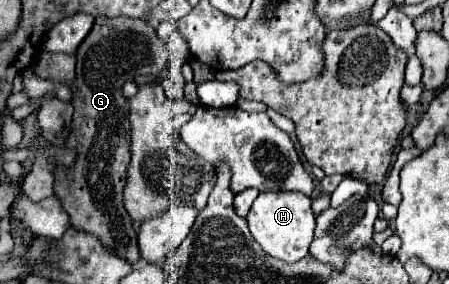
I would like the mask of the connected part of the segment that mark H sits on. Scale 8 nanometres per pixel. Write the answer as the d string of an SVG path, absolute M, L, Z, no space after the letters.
M267 191L259 193L251 211L249 211L249 231L255 241L275 259L285 263L297 263L309 253L309 245L313 241L315 217L311 211L311 199L293 191Z

